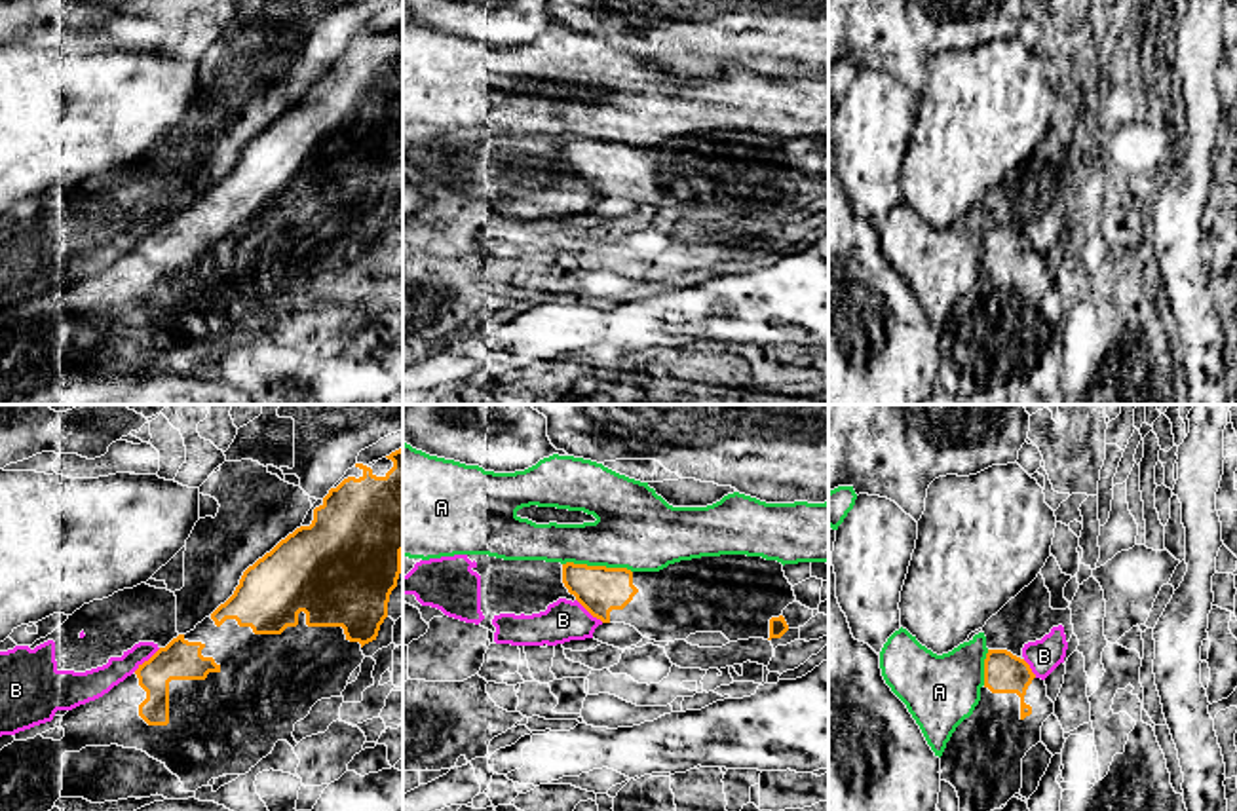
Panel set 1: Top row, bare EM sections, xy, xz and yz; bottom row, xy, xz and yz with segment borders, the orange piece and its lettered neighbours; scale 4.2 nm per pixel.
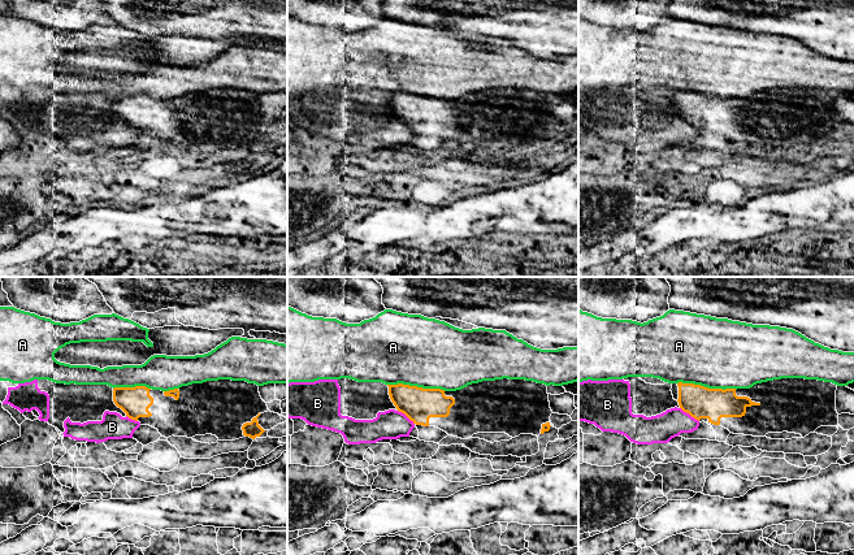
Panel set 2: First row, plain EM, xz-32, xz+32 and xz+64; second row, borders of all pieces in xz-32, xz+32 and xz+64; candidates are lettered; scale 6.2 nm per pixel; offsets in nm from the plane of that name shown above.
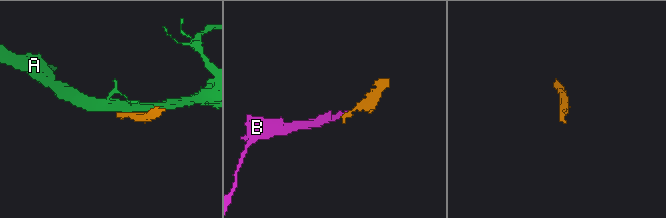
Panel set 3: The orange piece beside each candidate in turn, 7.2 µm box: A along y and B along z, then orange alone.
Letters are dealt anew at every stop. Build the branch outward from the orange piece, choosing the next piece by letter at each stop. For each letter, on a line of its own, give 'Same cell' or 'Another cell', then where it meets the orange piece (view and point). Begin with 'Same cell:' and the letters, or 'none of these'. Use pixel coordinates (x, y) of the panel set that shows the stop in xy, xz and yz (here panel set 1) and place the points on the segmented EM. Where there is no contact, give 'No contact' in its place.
Same cell: none of these
A: Another cell. Touches orange at xz (597, 566)
B: Another cell. Touches orange at xy (149, 660)

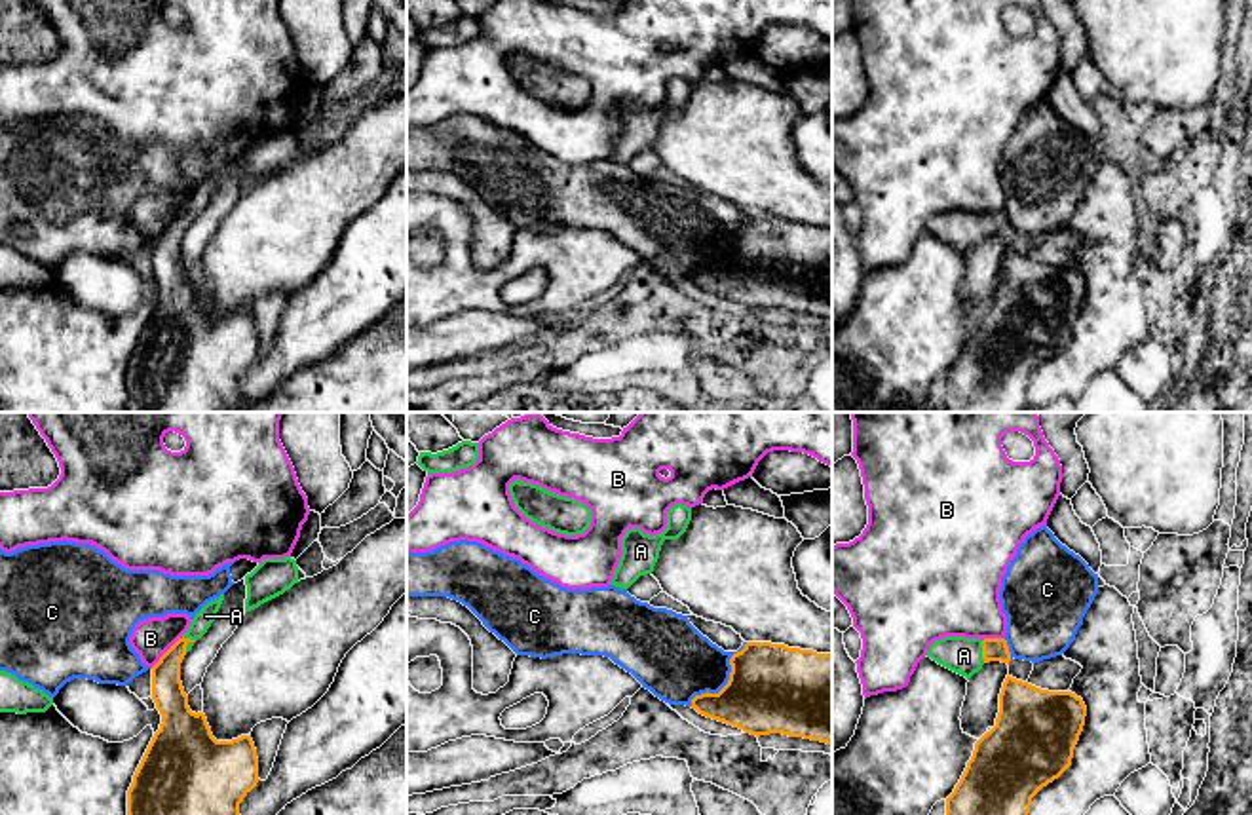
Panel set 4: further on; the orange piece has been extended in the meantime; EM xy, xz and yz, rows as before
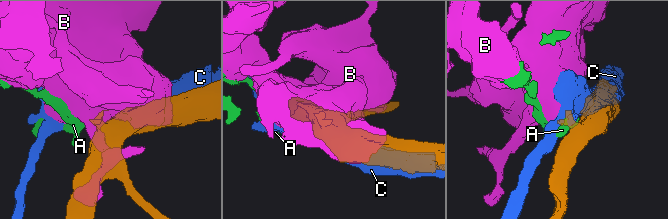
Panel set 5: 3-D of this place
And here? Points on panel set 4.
Same cell: A
A: Same cell. Touches orange at xy (189, 641)
B: Another cell. Touches orange at xy (166, 652)
C: Another cell. Touches orange at xz (728, 682)

